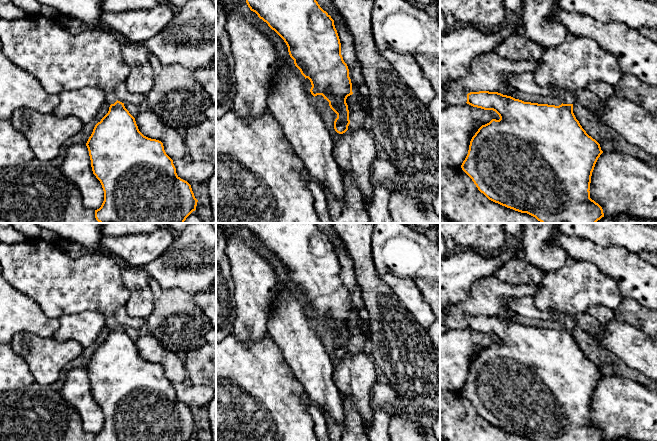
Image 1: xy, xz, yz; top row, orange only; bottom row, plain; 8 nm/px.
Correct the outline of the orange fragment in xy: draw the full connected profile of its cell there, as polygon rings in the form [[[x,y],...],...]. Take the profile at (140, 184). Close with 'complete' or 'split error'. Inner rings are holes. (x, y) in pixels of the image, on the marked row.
[[[41,14],[27,16],[22,19],[6,20],[0,19],[0,40],[2,44],[2,51],[6,58],[16,64],[18,67],[31,73],[35,78],[39,80],[44,89],[51,94],[60,94],[63,91],[79,89],[82,87],[96,87],[103,90],[106,94],[106,102],[110,105],[108,113],[98,122],[89,137],[86,146],[89,151],[91,160],[91,167],[93,174],[100,181],[104,191],[104,201],[101,207],[95,210],[95,218],[99,223],[184,223],[186,218],[196,210],[198,200],[195,198],[191,185],[181,179],[177,173],[173,164],[173,160],[166,154],[163,143],[156,139],[151,139],[144,136],[138,129],[135,118],[125,108],[124,103],[117,100],[114,93],[115,87],[125,82],[130,74],[130,69],[127,63],[124,61],[121,54],[122,44],[117,38],[110,32],[103,31],[99,28],[85,28],[77,35],[71,34],[66,27],[63,27],[57,20],[46,18]]]; split error

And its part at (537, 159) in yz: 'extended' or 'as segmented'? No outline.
extended

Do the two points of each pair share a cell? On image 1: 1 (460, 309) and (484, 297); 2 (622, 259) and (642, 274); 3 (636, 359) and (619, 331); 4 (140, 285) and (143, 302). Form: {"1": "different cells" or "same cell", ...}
{"1": "same cell", "2": "same cell", "3": "same cell", "4": "same cell"}

